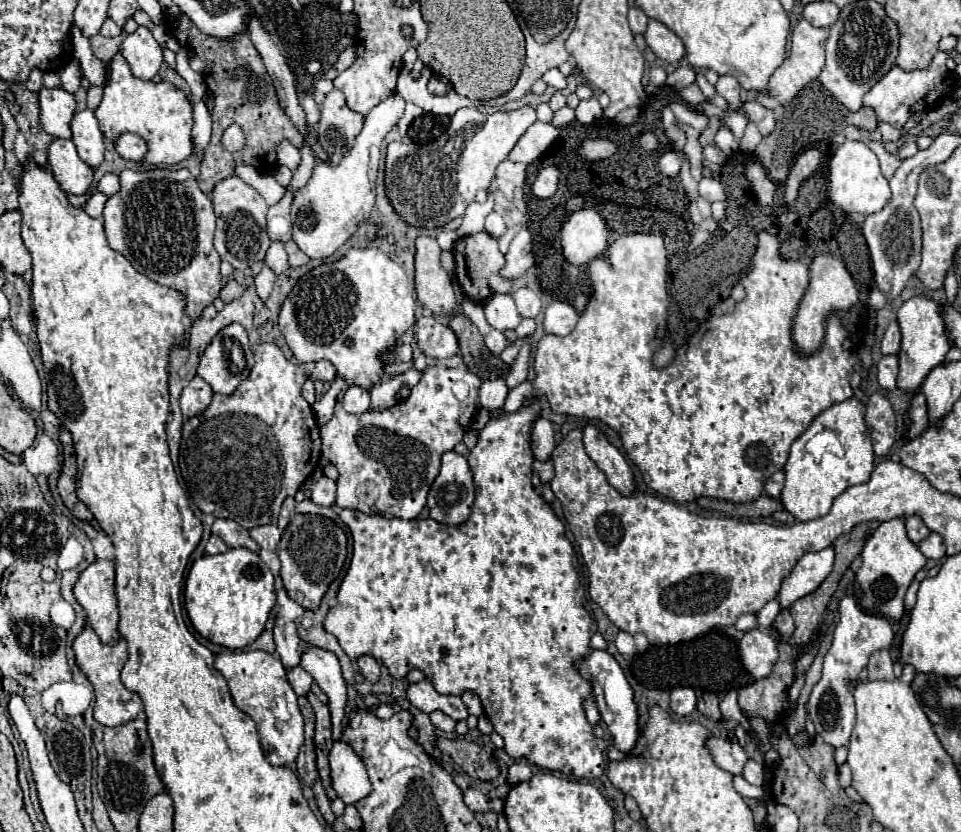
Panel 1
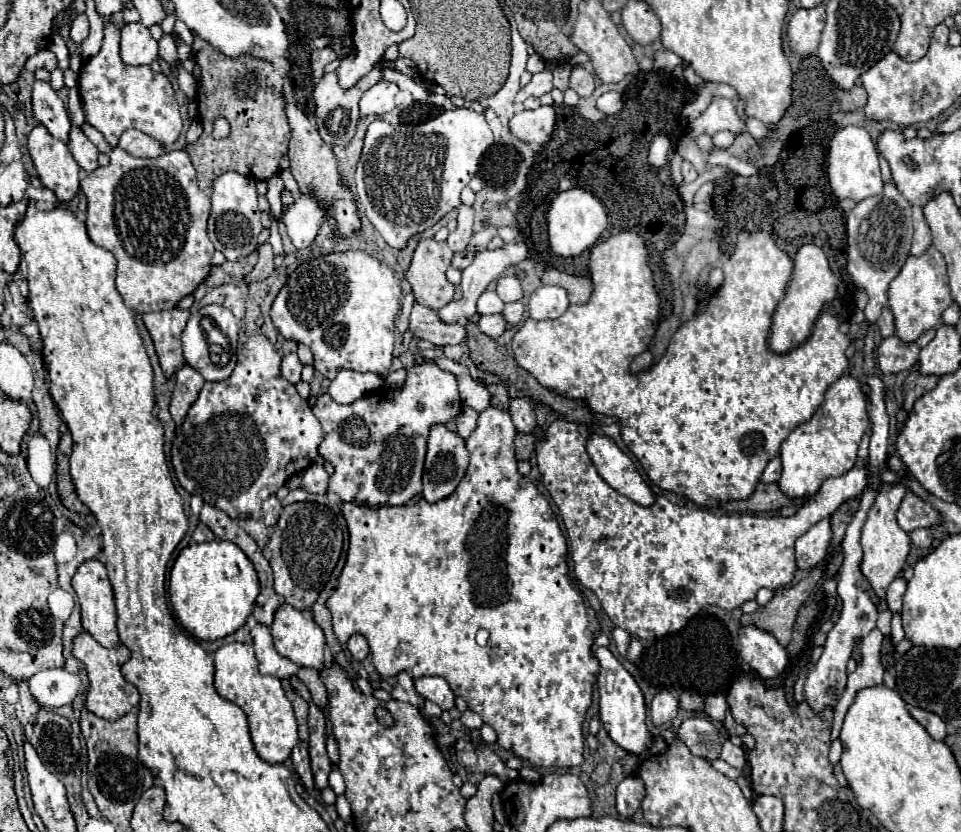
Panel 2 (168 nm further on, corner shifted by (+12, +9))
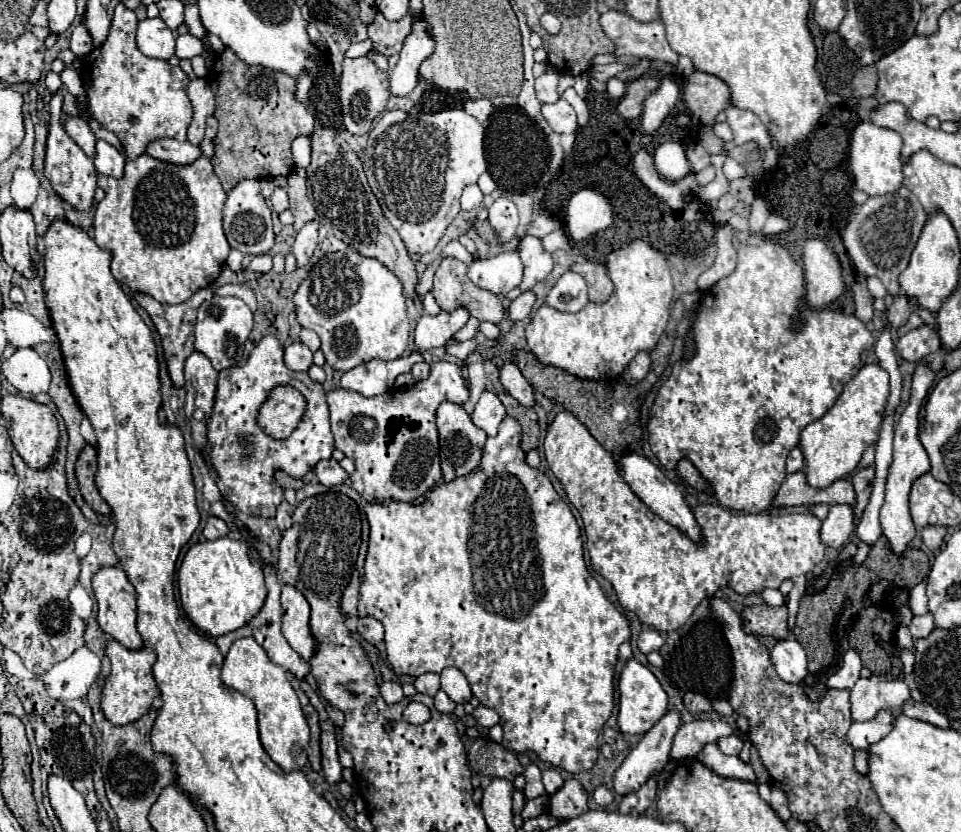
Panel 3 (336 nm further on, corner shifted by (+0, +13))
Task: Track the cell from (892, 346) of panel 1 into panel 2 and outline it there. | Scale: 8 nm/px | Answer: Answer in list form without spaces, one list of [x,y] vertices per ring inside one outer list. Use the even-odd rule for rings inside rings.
[[[888,307],[882,309],[882,315],[878,319],[878,329],[880,329],[882,337],[892,337],[894,331],[896,331],[894,329],[894,315],[892,315],[892,311]]]

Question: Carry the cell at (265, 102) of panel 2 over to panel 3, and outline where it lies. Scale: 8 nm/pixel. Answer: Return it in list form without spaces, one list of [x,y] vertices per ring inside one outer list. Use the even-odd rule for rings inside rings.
[[[224,49],[214,65],[210,85],[216,97],[214,117],[220,123],[214,157],[210,161],[222,187],[230,191],[240,179],[248,179],[248,177],[250,179],[266,179],[278,175],[288,177],[294,169],[294,161],[290,153],[292,141],[300,135],[310,135],[314,129],[314,115],[310,113],[310,109],[306,109],[304,103],[296,99],[296,79],[288,77],[286,73],[280,73],[280,81],[278,81],[278,73],[274,69],[266,69],[262,65],[246,65],[230,49]]]

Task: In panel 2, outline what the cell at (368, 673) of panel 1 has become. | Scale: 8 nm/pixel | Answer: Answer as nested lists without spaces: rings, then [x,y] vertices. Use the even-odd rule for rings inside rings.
[[[352,635],[350,639],[348,639],[348,651],[350,651],[350,655],[354,657],[354,659],[358,659],[358,661],[362,661],[366,655],[368,655],[368,641],[362,637],[362,635]]]

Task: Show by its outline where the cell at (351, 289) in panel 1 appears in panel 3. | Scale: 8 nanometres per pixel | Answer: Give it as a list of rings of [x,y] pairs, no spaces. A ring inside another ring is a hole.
[[[356,251],[324,255],[300,283],[292,303],[298,323],[318,333],[326,363],[340,373],[372,359],[398,359],[408,345],[410,327],[400,279],[384,263]]]

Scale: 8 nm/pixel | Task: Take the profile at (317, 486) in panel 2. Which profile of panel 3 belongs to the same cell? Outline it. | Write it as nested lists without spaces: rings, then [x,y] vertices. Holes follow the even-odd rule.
[[[328,459],[328,461],[320,461],[316,467],[316,477],[318,481],[324,485],[324,487],[334,487],[334,485],[340,485],[346,481],[348,473],[338,465],[338,461],[334,459]]]

